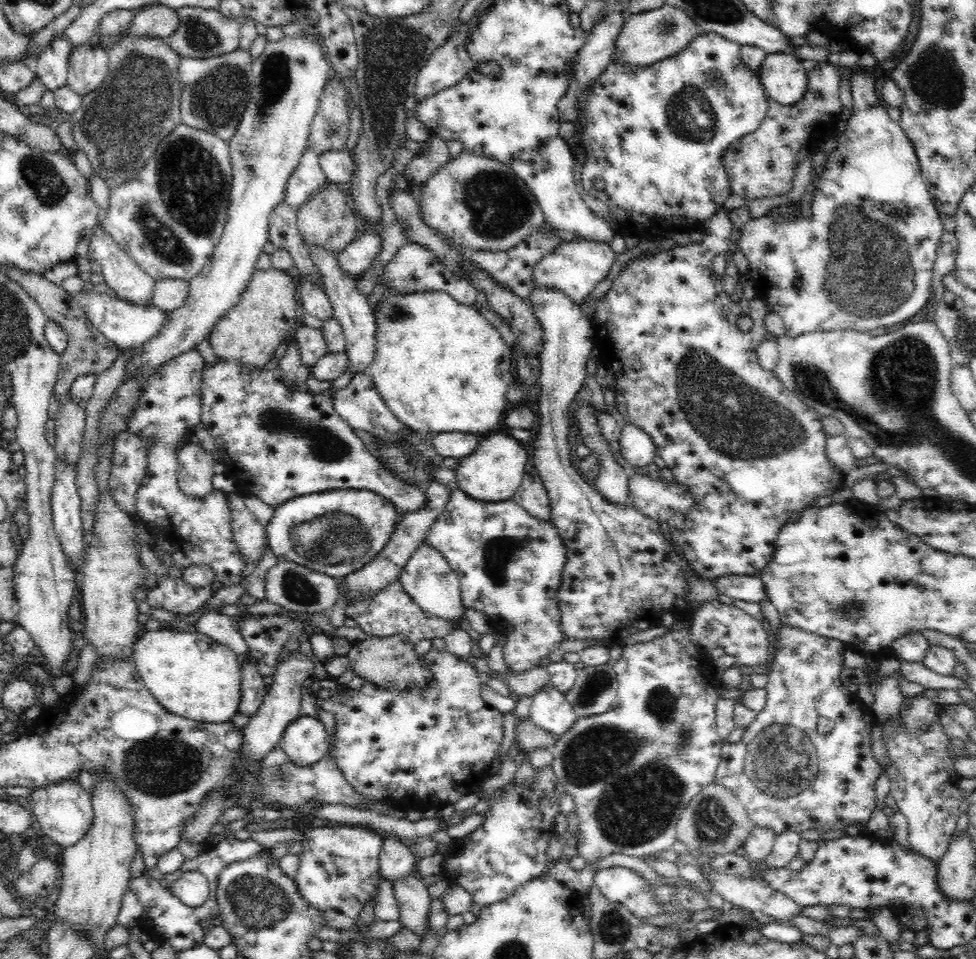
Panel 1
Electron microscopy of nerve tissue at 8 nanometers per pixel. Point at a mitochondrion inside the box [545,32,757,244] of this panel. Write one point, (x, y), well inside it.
(691, 114)

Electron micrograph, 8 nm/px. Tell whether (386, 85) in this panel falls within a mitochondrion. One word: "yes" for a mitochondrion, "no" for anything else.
yes

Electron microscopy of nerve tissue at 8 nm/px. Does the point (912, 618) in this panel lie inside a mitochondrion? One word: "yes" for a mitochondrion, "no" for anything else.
no

